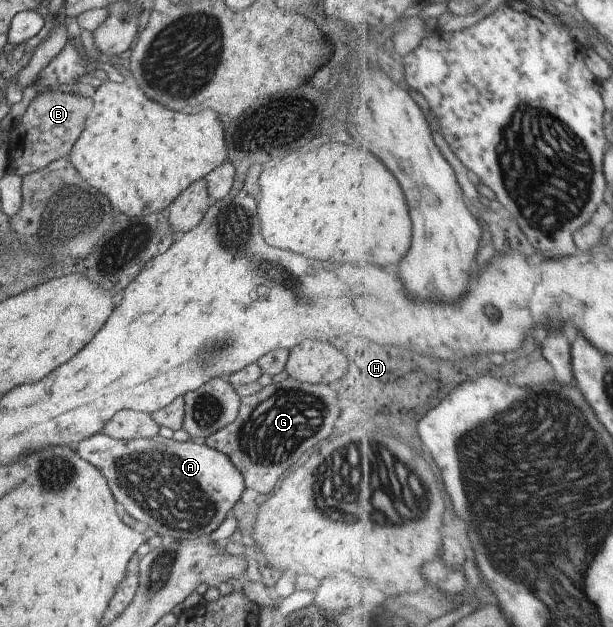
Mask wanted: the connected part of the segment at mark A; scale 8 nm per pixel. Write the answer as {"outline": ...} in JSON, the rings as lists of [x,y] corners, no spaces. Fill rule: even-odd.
{"outline":[[[98,432],[80,441],[80,449],[76,453],[102,474],[120,512],[133,517],[136,522],[144,521],[148,529],[152,529],[152,533],[168,535],[174,540],[192,541],[211,534],[245,488],[242,474],[228,457],[221,451],[192,439],[177,442],[172,438],[156,435],[144,441],[120,441]]]}

